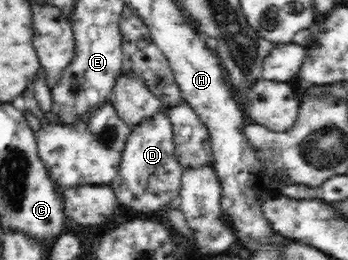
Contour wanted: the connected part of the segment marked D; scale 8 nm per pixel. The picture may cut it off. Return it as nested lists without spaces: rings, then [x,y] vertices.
[[[164,105],[153,116],[147,116],[132,127],[123,149],[118,175],[110,183],[123,205],[129,205],[135,211],[161,211],[169,202],[178,200],[184,170],[178,165],[172,137],[169,105]]]

